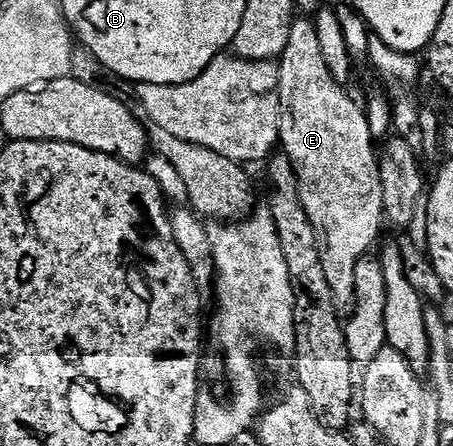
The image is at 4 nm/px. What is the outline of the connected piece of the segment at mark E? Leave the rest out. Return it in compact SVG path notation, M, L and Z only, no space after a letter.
M300 17L290 29L290 41L280 54L278 63L278 106L280 109L280 141L283 154L290 157L294 173L298 177L298 193L302 197L302 209L310 217L320 236L320 256L326 281L330 284L332 296L338 301L355 300L354 271L358 261L369 254L380 235L380 226L385 226L382 181L378 147L370 133L365 108L360 107L347 95L345 88L330 73L326 60L322 57L322 45L318 41L318 29L308 17Z

